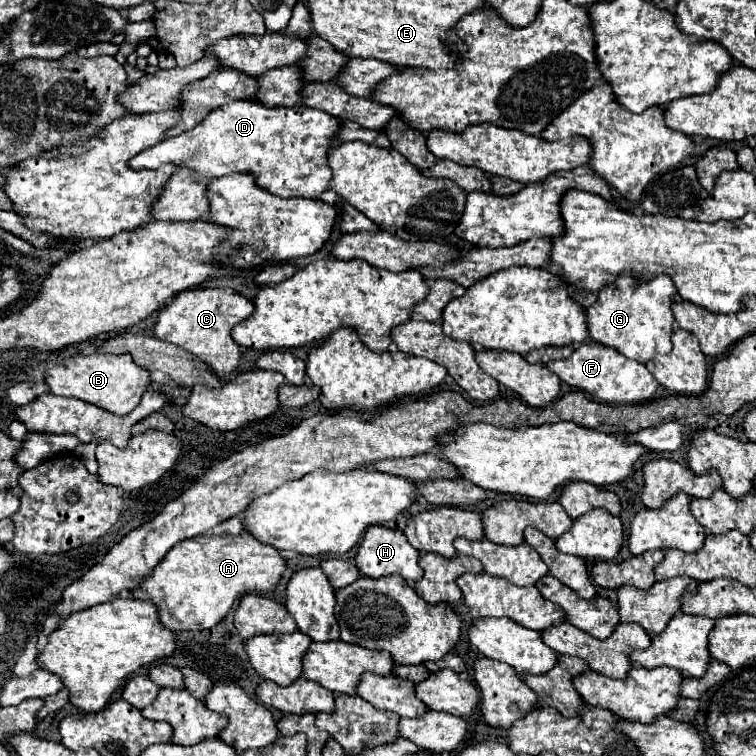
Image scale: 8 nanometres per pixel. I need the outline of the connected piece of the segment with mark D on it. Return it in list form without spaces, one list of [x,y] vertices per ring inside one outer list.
[[[253,99],[245,101],[229,101],[217,109],[213,109],[205,121],[197,123],[193,129],[163,139],[161,143],[141,151],[129,161],[131,169],[159,169],[165,163],[173,163],[181,169],[189,169],[195,173],[193,181],[223,177],[229,173],[253,173],[255,183],[277,195],[277,197],[307,197],[307,199],[319,199],[321,193],[329,187],[331,181],[331,169],[327,165],[327,151],[331,149],[331,139],[339,131],[339,121],[335,117],[329,117],[327,113],[305,109],[301,105],[297,107],[265,107]]]

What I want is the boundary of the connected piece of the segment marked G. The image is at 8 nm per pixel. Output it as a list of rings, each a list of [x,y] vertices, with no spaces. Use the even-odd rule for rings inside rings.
[[[619,273],[613,285],[605,285],[597,293],[597,301],[587,309],[589,337],[639,363],[647,363],[657,353],[669,353],[675,321],[671,311],[675,291],[673,281],[669,281],[665,275],[643,283],[635,279],[633,273]]]

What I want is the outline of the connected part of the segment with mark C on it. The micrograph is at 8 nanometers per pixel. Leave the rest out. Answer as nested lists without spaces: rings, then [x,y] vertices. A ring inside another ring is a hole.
[[[189,289],[175,295],[175,299],[159,311],[153,335],[161,341],[173,343],[201,361],[205,361],[219,377],[227,377],[239,365],[239,345],[231,337],[231,327],[253,313],[253,301],[235,293],[233,289]]]

